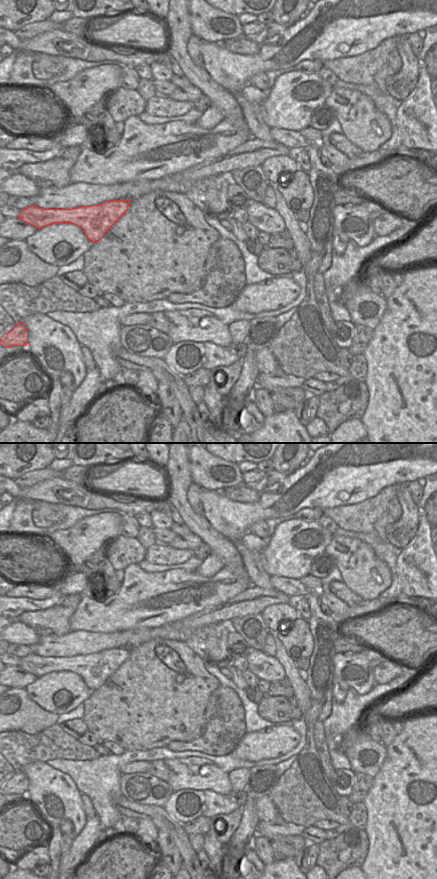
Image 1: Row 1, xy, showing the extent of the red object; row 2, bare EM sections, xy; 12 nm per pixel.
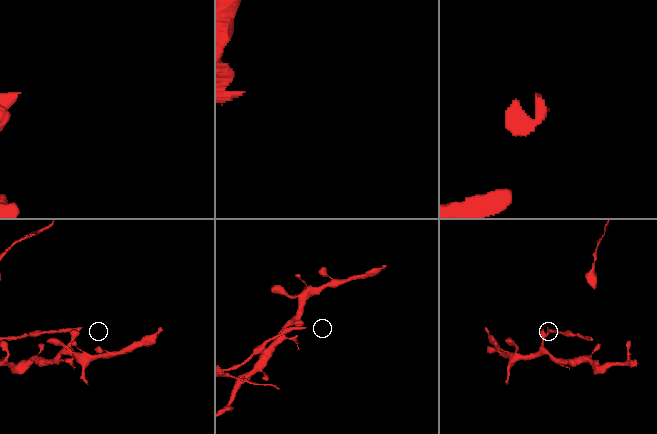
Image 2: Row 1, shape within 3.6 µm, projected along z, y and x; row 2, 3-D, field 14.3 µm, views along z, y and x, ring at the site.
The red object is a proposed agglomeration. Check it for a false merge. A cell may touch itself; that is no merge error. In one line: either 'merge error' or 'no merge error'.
merge error

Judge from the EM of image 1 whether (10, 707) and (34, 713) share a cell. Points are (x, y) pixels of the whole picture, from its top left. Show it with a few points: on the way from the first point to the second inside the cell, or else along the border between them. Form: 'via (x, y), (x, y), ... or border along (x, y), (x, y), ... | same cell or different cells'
via (16, 711), (28, 713) | same cell

